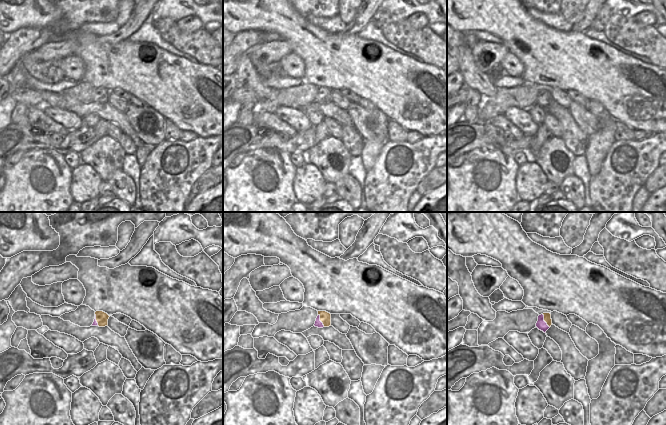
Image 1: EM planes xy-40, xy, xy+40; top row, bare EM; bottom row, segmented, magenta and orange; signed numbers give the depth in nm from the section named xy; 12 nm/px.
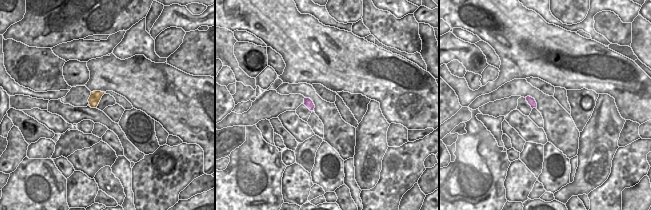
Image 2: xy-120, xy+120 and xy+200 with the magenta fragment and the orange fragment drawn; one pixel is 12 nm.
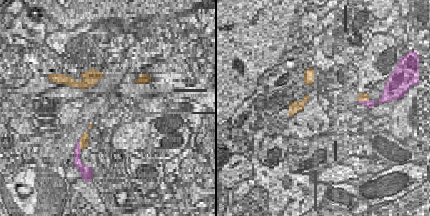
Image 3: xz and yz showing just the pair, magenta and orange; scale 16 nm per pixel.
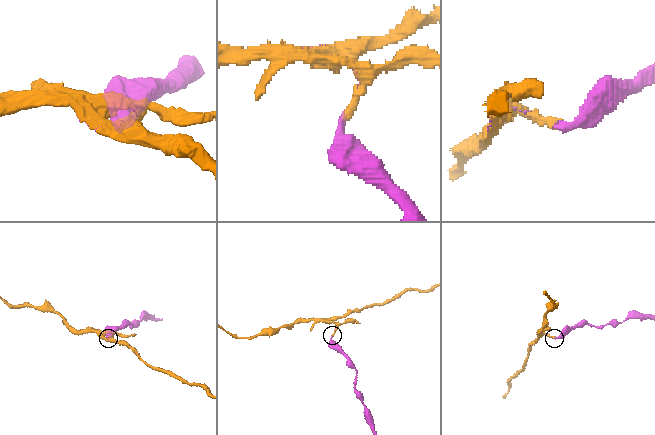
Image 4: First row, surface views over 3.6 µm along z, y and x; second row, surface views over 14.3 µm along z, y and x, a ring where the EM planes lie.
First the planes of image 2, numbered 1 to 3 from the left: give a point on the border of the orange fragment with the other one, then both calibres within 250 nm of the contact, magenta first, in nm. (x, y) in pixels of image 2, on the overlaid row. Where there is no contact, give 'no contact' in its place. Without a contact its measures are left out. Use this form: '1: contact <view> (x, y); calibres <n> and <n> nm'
1: no contact
2: no contact
3: no contact

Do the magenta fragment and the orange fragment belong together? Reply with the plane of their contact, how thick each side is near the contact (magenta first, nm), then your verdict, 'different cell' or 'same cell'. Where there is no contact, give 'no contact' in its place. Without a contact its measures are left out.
xy | 90/140 nm | different cell

